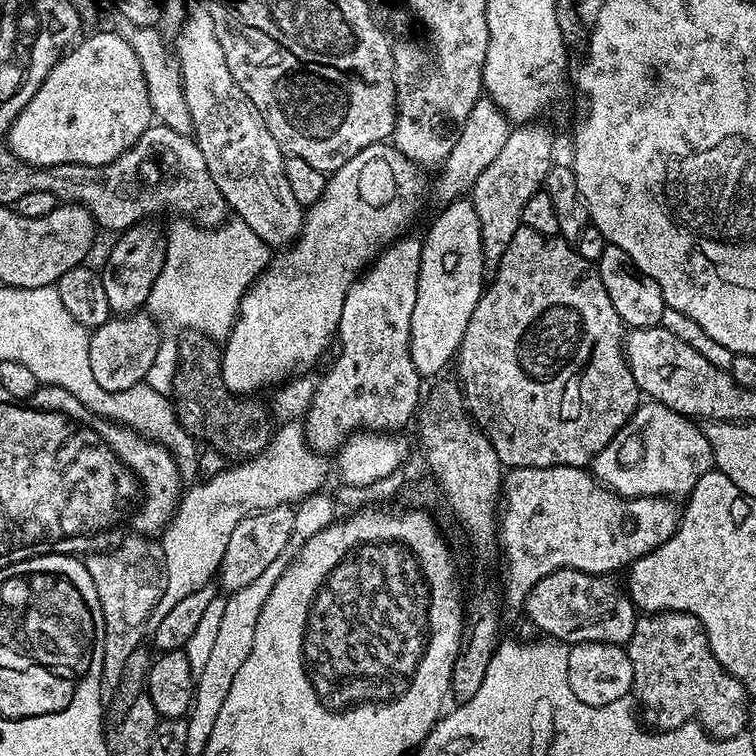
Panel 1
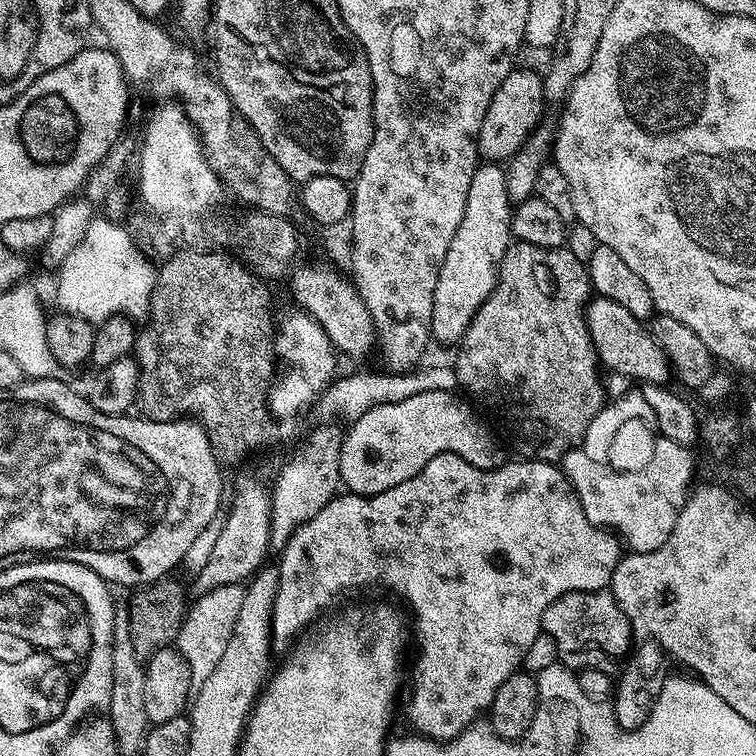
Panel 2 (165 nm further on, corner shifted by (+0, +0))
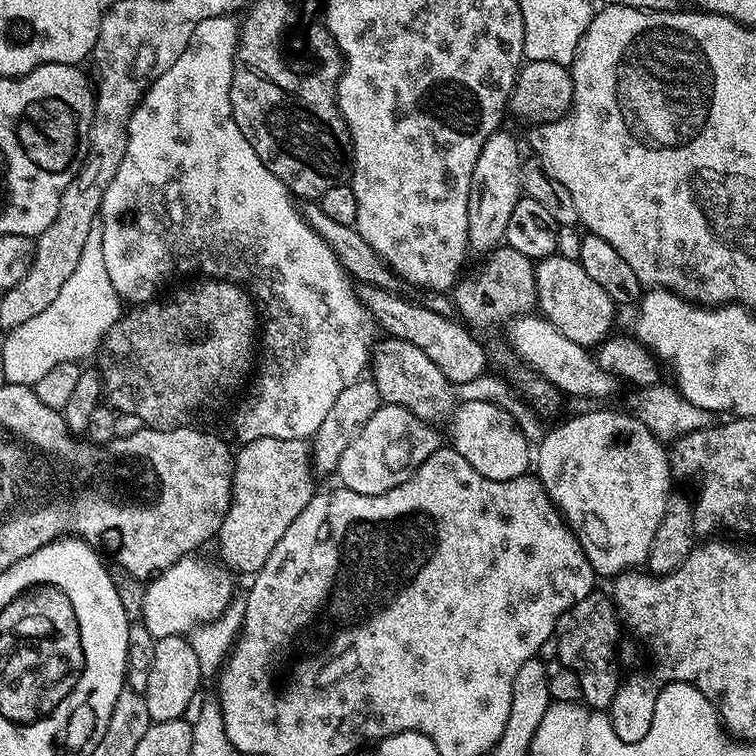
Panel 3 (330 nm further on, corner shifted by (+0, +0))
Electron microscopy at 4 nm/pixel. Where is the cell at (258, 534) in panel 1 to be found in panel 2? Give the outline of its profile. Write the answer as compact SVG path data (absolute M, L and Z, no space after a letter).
M324 424L316 428L296 449L292 457L285 462L276 476L276 485L271 485L272 494L272 529L270 530L270 545L273 549L283 549L284 544L322 506L336 499L341 491L339 463L342 457L342 446L345 433L336 424Z

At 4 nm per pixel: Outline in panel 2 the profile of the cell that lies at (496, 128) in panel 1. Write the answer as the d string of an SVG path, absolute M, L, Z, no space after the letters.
M513 67L510 74L498 86L494 98L490 102L490 110L486 110L486 118L482 122L482 130L476 139L481 157L488 162L507 162L525 147L532 139L532 133L541 127L546 109L544 98L544 78L539 71L531 72L528 68Z

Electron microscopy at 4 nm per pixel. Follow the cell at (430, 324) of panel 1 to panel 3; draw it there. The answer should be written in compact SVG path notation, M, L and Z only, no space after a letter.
M498 130L482 146L478 162L474 162L474 178L470 186L468 207L468 242L473 253L487 254L503 241L510 213L518 206L520 187L520 144L505 130Z

